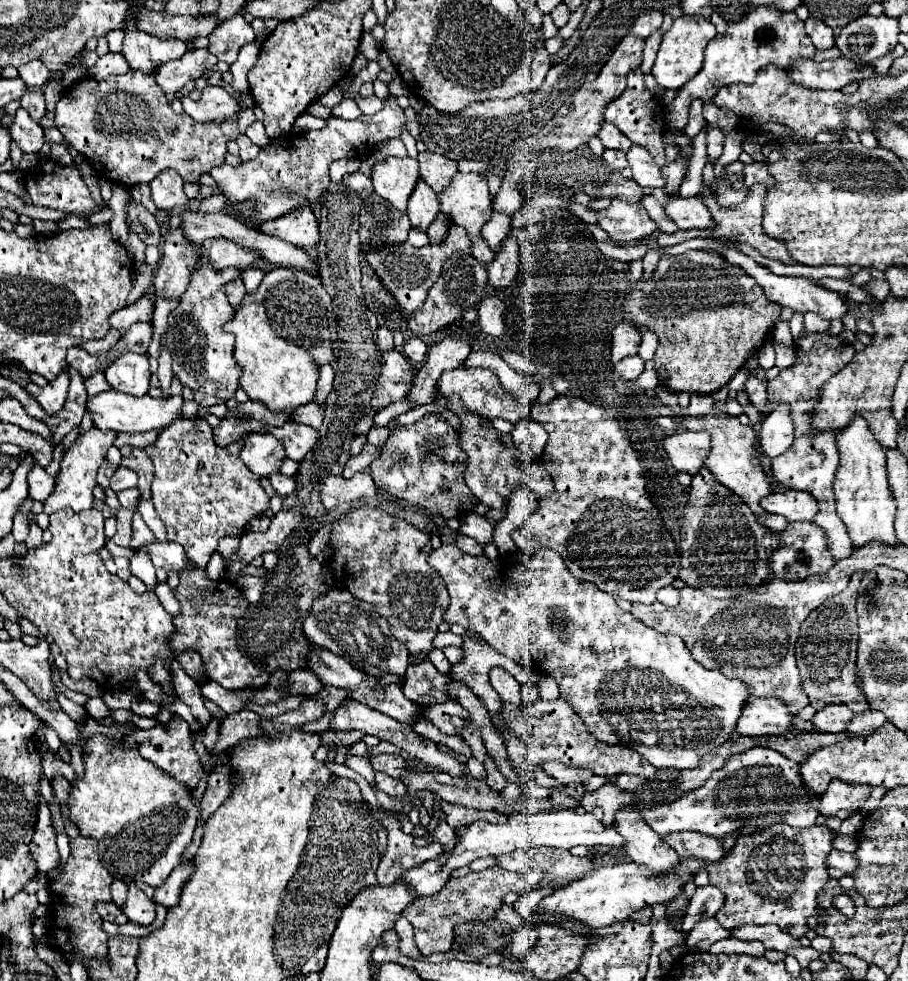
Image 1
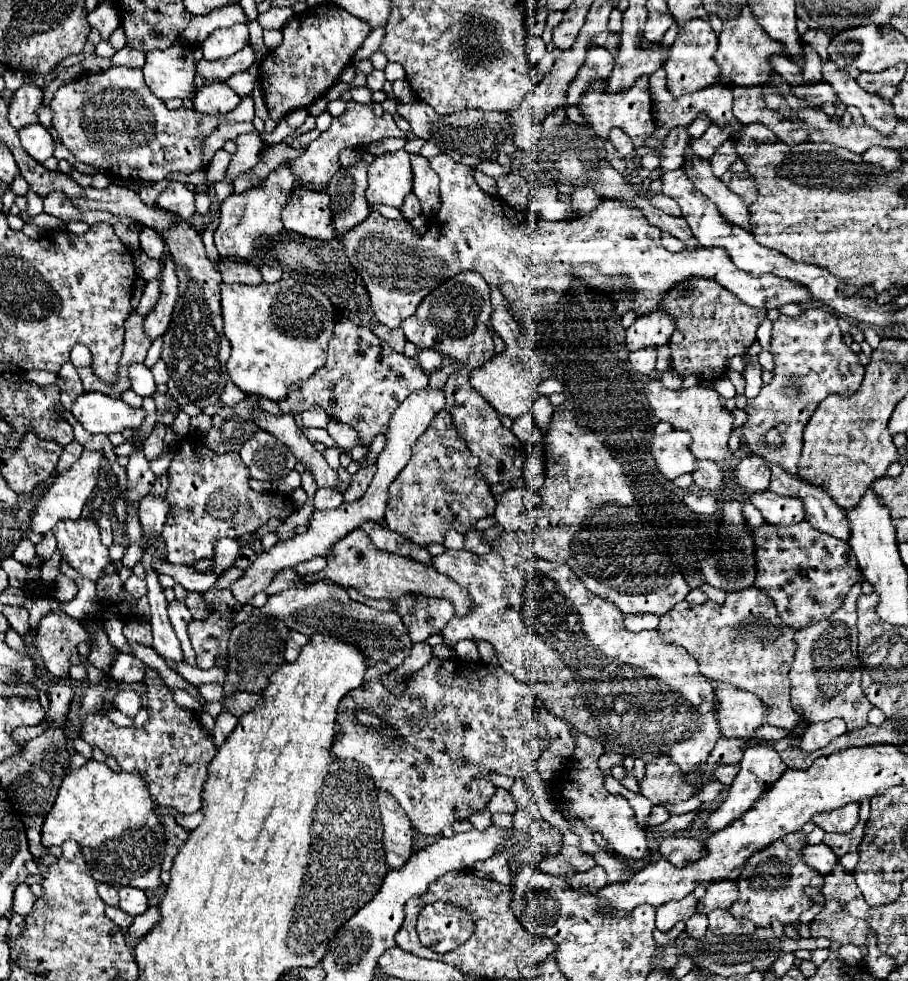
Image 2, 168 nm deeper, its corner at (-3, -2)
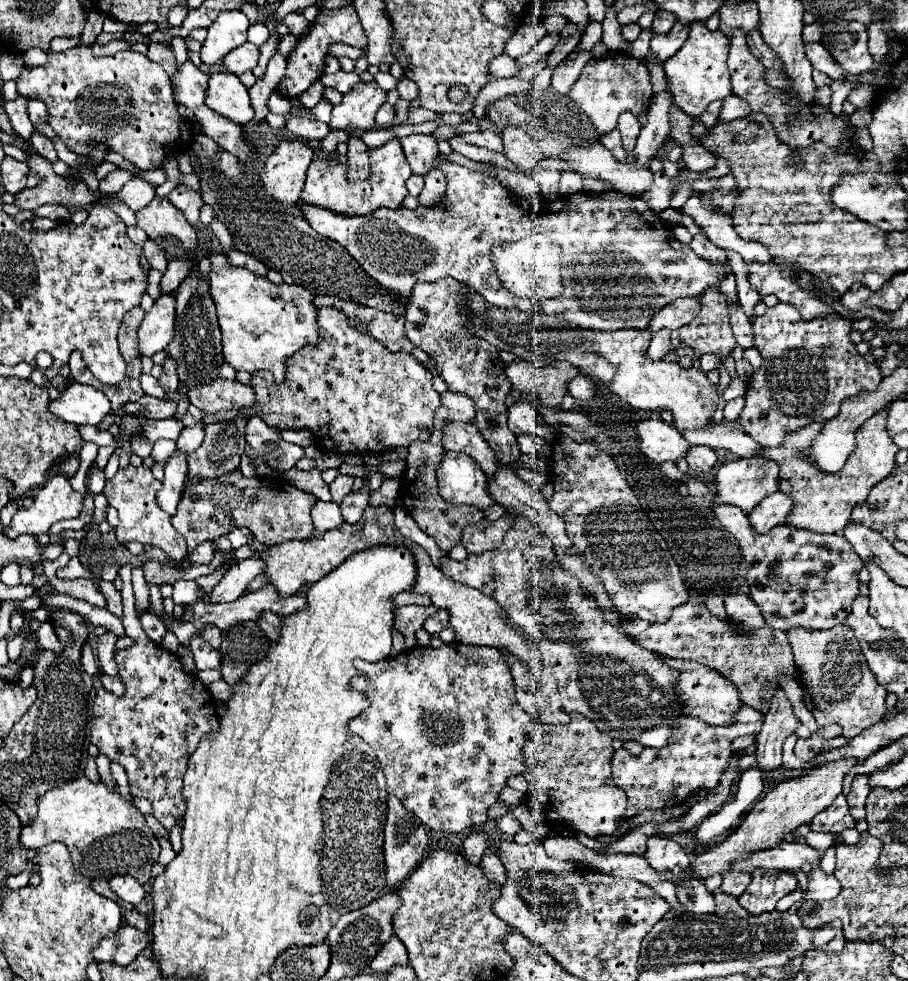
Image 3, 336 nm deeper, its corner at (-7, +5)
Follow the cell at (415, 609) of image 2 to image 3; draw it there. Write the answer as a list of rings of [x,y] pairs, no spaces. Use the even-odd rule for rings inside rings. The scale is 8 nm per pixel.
[[[438,610],[434,616],[430,616],[430,620],[426,620],[424,630],[430,632],[430,634],[438,634],[440,630],[444,630],[448,626],[448,620],[450,620],[448,612],[446,610]]]

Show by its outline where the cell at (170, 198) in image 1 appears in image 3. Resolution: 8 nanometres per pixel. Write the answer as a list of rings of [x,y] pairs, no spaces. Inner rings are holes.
[[[176,186],[170,194],[168,194],[168,200],[180,208],[188,220],[188,224],[196,226],[198,224],[198,214],[200,214],[200,208],[204,206],[202,204],[202,198],[198,196],[198,192],[190,190],[188,186]]]

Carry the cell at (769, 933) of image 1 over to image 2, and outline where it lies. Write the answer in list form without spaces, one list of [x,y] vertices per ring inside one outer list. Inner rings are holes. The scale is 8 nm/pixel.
[[[712,911],[708,915],[708,931],[714,935],[754,935],[754,923],[734,919],[728,911]]]

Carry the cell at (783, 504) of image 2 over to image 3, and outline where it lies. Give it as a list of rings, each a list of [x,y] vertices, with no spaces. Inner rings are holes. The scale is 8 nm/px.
[[[774,492],[750,512],[750,516],[748,516],[750,526],[758,534],[768,534],[774,526],[778,526],[778,524],[782,524],[782,520],[786,520],[786,516],[790,514],[790,508],[792,508],[792,500],[782,492]]]

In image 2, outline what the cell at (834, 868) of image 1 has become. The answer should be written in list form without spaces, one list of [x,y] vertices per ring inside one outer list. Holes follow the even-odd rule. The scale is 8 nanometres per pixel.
[[[824,843],[810,845],[802,853],[804,853],[806,863],[810,863],[810,867],[818,869],[818,873],[822,873],[822,875],[828,875],[832,871],[832,867],[838,863],[838,857],[834,855],[834,851]]]

